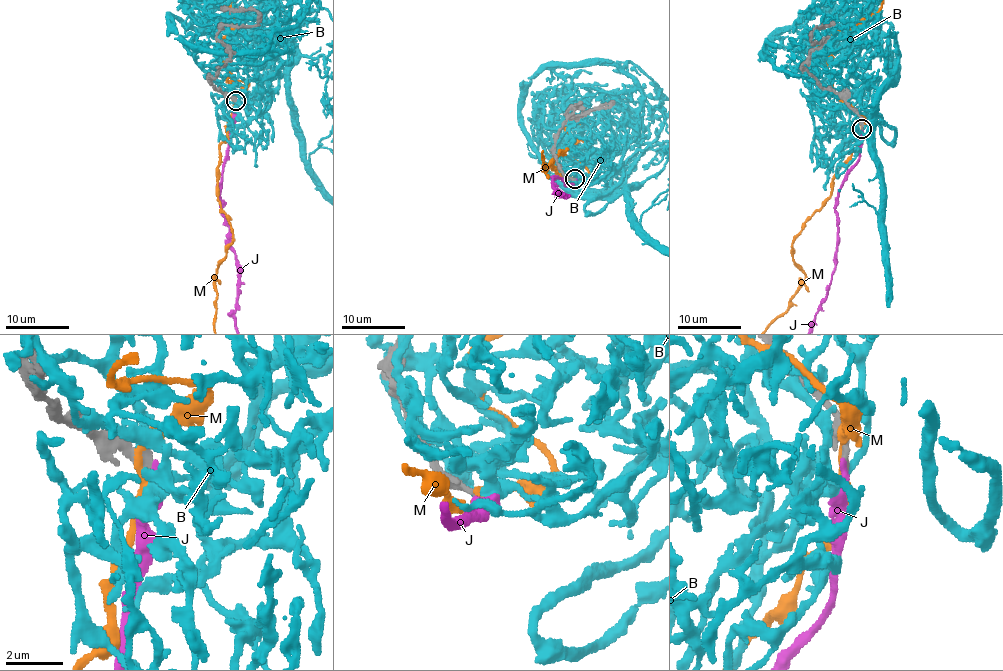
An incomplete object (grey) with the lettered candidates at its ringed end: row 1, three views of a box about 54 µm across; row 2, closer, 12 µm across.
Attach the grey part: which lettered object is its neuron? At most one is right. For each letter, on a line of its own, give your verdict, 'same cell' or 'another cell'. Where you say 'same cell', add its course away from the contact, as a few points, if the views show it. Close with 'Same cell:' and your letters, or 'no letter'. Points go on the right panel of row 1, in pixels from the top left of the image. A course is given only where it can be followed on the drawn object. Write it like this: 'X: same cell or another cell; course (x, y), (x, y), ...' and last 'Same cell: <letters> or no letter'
B: another cell
J: same cell
M: another cell
Same cell: J

